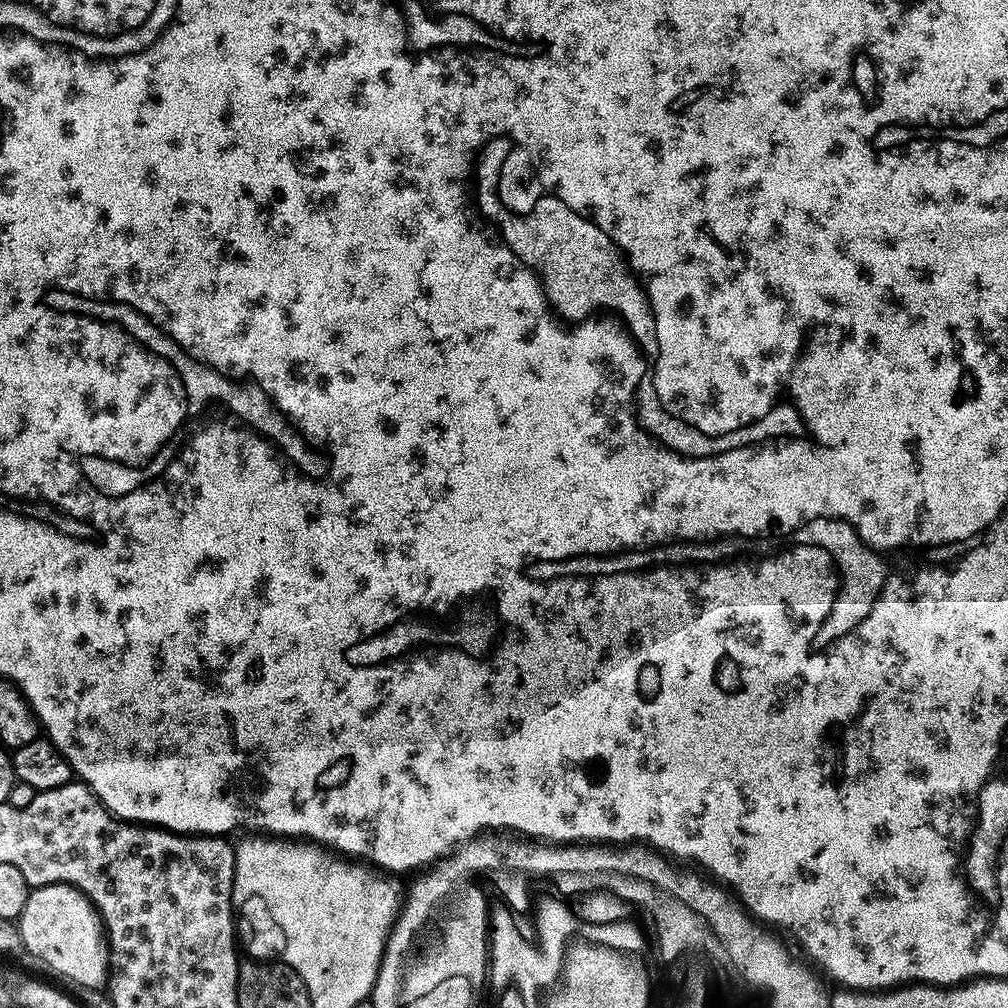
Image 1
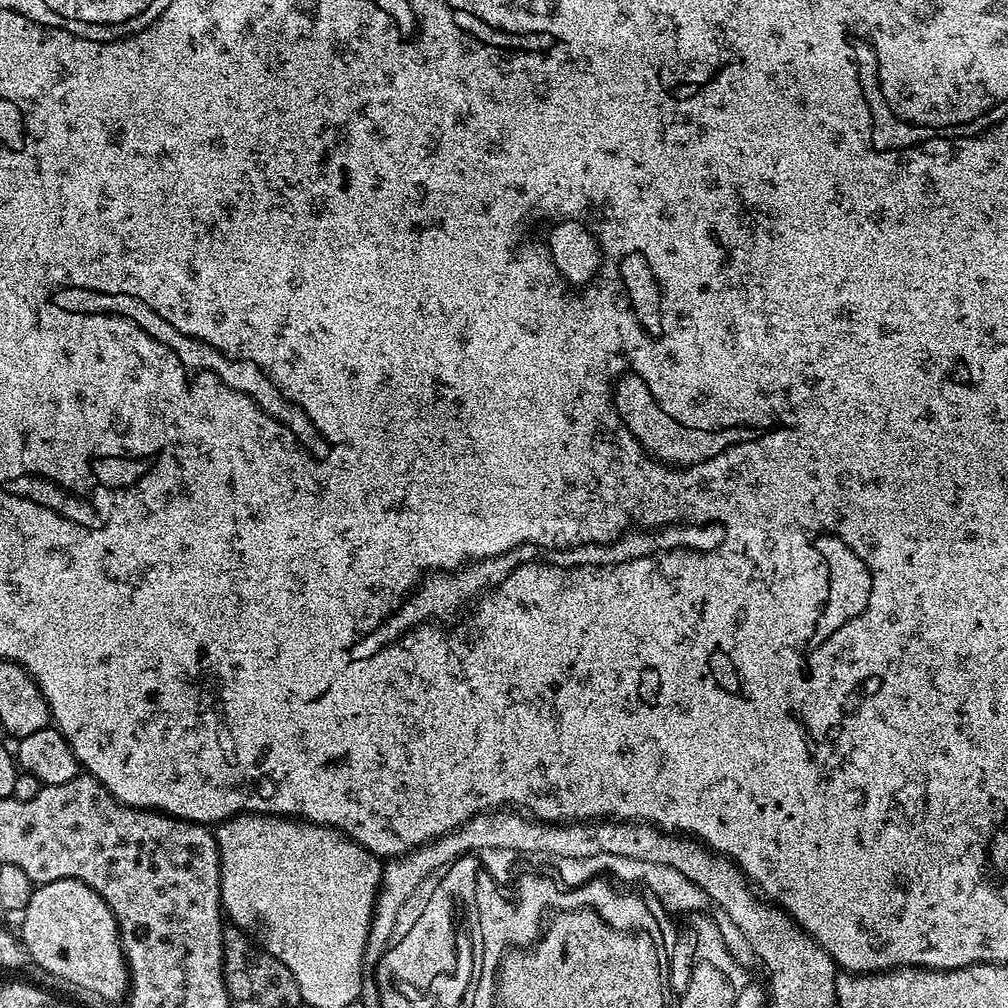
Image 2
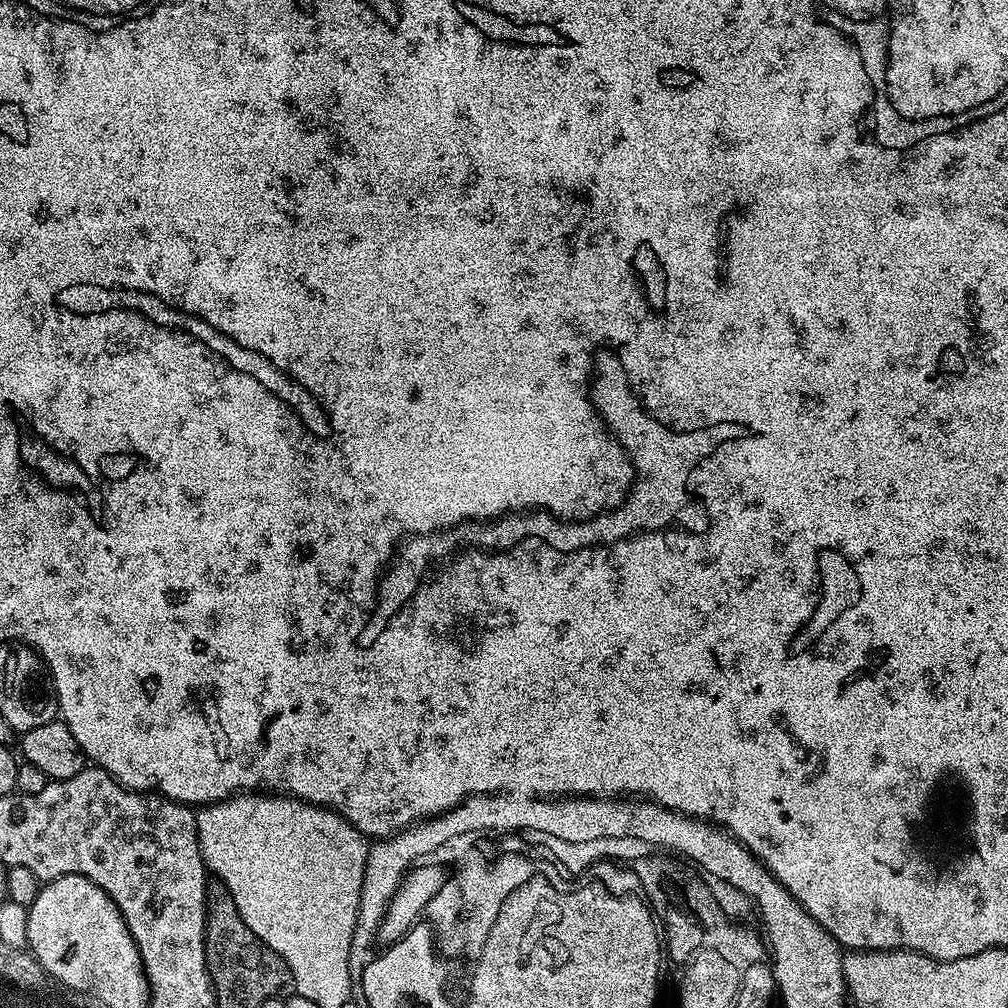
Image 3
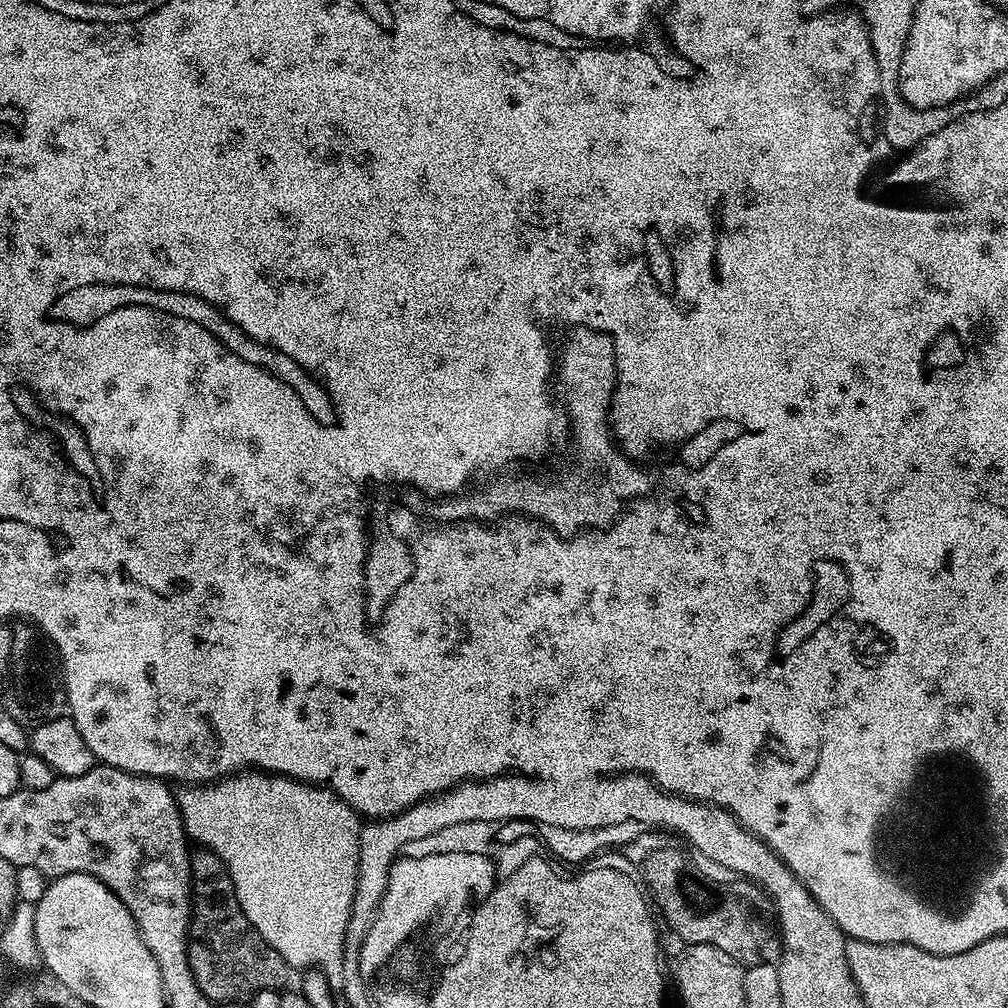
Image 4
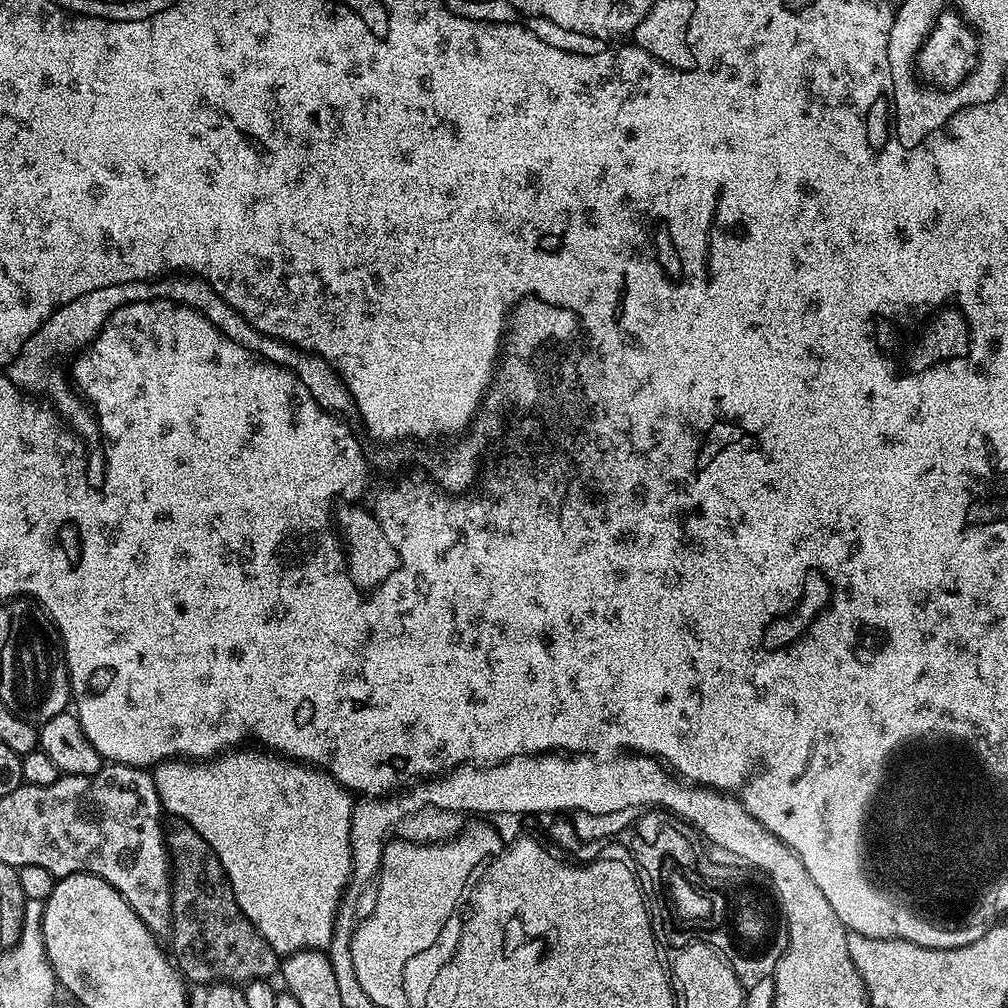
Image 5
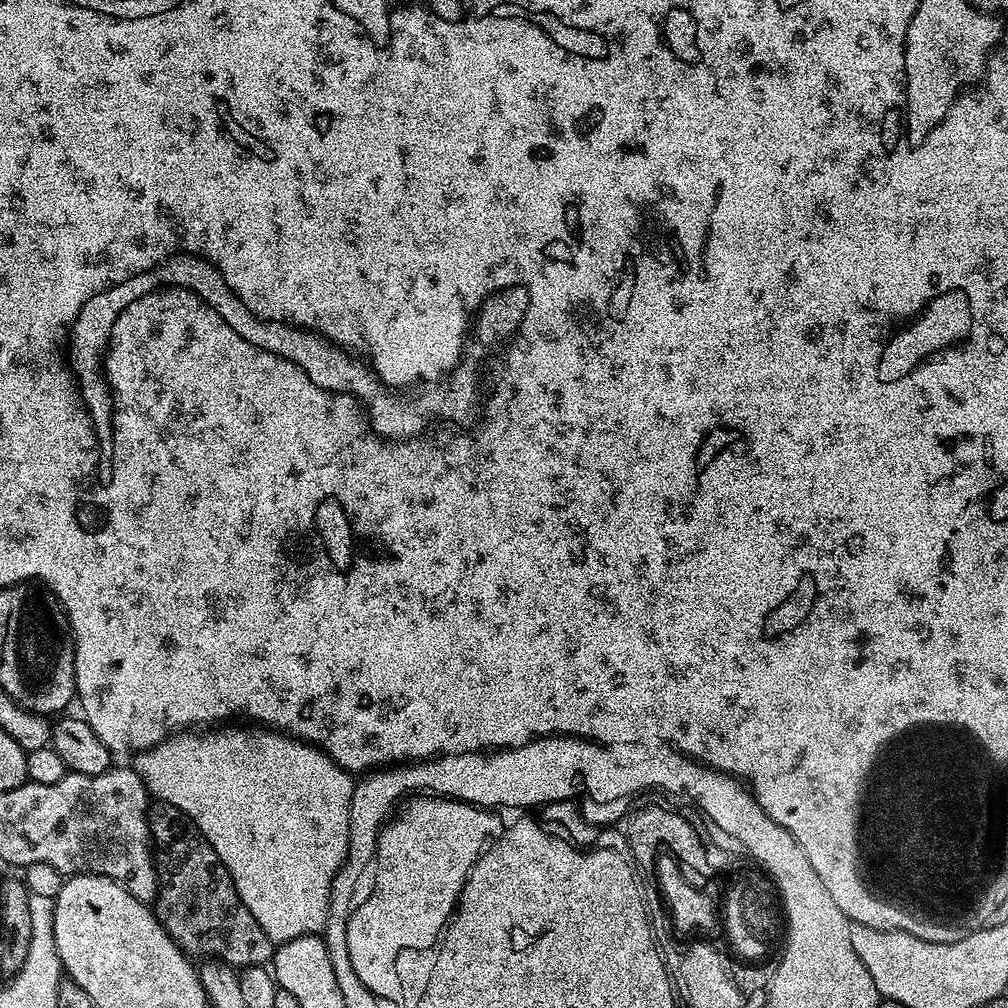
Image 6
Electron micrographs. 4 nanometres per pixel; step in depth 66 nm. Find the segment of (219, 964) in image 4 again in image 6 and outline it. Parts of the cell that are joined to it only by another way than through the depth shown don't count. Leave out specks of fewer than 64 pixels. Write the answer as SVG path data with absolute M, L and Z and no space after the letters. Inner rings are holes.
M157 801L149 807L148 831L156 862L154 911L170 938L189 957L204 956L237 970L259 968L272 959L274 942L238 898L216 851L177 807Z

